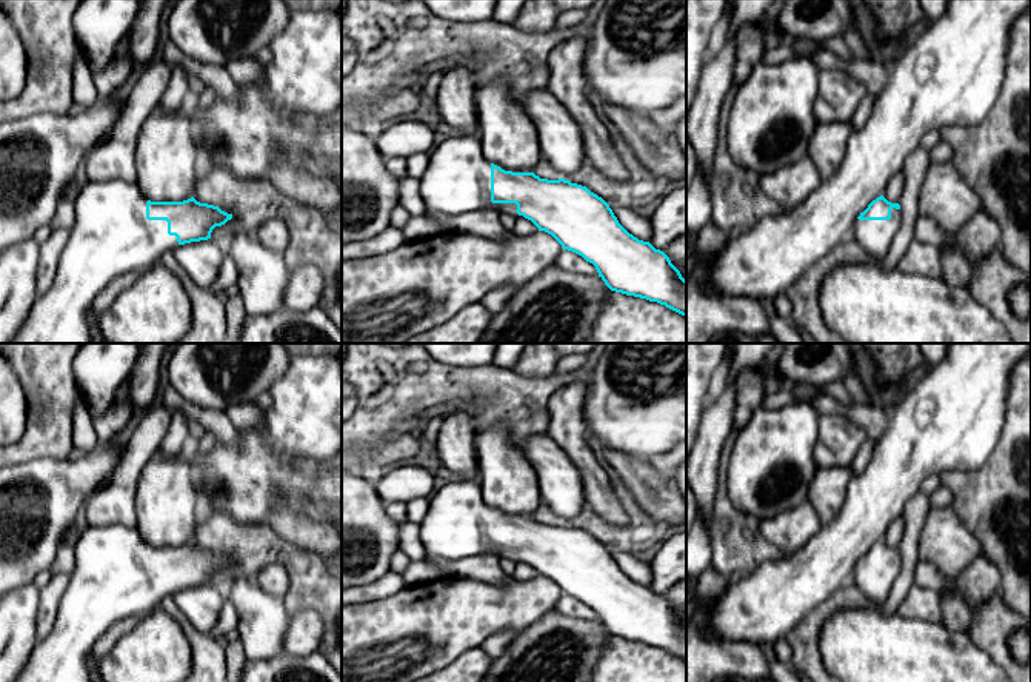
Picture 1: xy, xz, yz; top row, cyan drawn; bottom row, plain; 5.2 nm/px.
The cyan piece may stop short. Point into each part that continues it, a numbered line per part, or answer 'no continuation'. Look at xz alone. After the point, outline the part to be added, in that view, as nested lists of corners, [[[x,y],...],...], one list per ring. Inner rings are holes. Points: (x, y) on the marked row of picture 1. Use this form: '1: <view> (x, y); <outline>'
1: xz (457, 180); [[[479,134],[457,135],[435,143],[428,152],[428,168],[419,179],[419,191],[426,209],[446,216],[492,209],[516,219],[523,217],[517,214],[516,203],[491,202],[491,162],[483,155]]]

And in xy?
1: xy (111, 236); [[[88,182],[74,202],[74,225],[60,254],[55,279],[48,293],[37,296],[22,329],[11,343],[91,343],[92,334],[88,311],[95,297],[117,277],[149,268],[160,262],[166,251],[179,246],[177,237],[168,234],[166,220],[146,219],[146,197],[135,182]]]

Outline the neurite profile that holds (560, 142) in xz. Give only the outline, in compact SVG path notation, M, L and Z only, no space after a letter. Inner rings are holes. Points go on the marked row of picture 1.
M537 89L519 100L536 125L542 159L562 176L577 172L586 160L577 122L546 89Z

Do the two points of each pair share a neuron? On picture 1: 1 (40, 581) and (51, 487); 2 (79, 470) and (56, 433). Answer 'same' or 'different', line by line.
1: different
2: different

